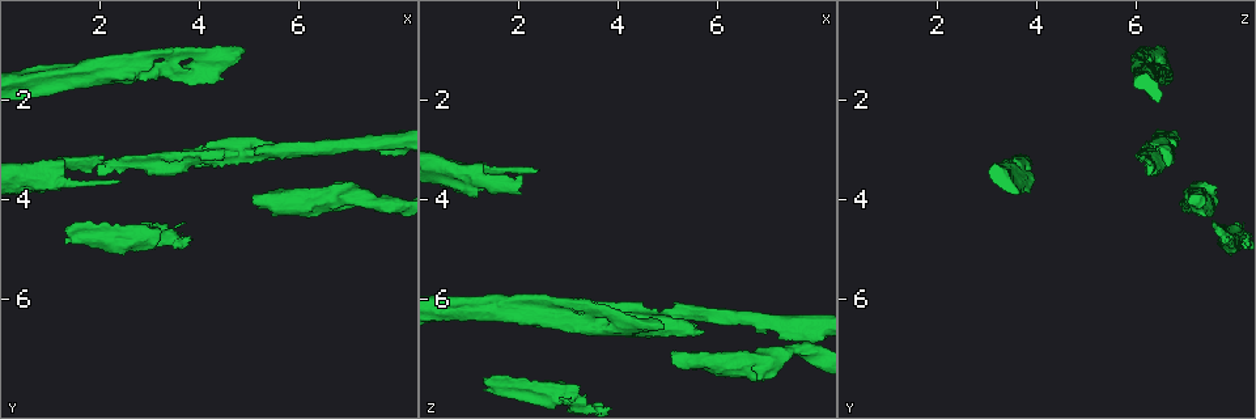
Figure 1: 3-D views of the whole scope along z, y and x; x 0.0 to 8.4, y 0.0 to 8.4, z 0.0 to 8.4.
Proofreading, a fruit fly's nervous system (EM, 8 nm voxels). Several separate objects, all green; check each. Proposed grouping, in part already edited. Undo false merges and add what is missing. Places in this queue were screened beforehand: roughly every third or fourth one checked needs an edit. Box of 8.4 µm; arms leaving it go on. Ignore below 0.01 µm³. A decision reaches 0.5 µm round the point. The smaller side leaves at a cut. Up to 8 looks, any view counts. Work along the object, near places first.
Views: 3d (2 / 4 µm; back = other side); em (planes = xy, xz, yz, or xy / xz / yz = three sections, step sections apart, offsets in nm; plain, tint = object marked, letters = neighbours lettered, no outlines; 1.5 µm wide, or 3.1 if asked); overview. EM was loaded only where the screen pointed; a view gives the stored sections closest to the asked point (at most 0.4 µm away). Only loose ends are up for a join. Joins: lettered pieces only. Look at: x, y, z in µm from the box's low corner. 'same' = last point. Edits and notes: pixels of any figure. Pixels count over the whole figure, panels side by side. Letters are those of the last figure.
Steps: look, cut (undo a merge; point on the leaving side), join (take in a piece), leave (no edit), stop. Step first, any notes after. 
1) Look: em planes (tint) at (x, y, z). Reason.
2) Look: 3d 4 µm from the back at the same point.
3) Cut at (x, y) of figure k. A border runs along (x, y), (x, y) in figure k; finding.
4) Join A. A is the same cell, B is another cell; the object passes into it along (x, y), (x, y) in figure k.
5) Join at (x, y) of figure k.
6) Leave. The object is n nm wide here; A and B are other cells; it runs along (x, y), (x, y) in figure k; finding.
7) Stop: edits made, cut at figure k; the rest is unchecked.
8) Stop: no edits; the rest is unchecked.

Look: em planes (letters) at (3.25, 0.95, 6.00). Closes a loop.

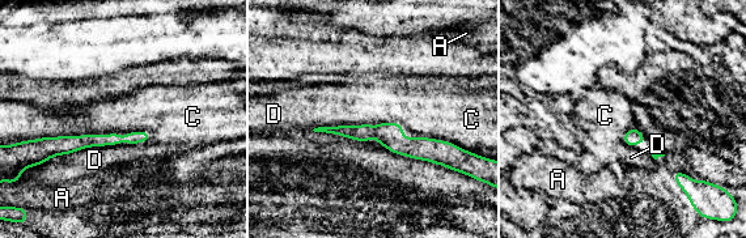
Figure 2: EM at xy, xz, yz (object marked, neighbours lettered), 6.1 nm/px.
Leave. The object is 80 nm wide here; the longest contact is with C, 460 nm; A, C and D are other cells; continuous, no second cell.

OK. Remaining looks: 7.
Look: 3d 2 µm at (5.40, 3.05, 6.60). Calibre changes.

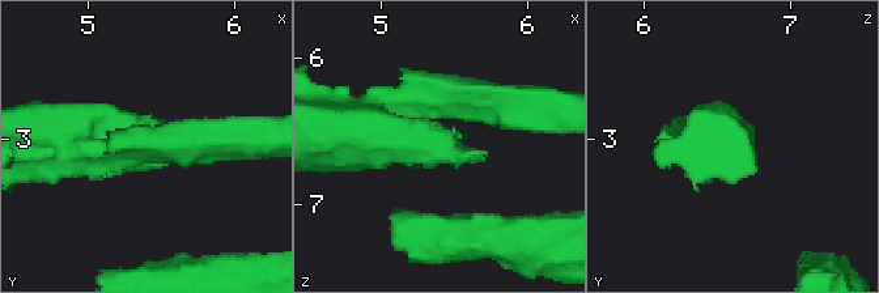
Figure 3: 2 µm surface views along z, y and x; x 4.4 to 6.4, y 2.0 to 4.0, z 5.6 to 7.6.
Look: em planes (letters) at the same point. The arms are 220, 480 nm wide; need the tissue.

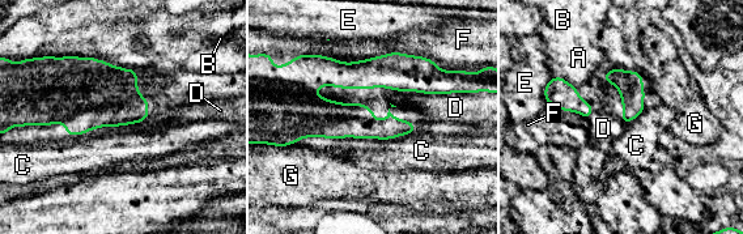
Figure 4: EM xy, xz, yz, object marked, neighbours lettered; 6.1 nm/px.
Leave. The object is 160 nm wide here; A, B, C, D, E, F and G are other cells; a border runs along (414, 90), (424, 93), (459, 93) in figure 4; continuous, no second cell.

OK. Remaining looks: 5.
Look: 3d 4 µm at (1.30, 4.70, 7.60). Free end.

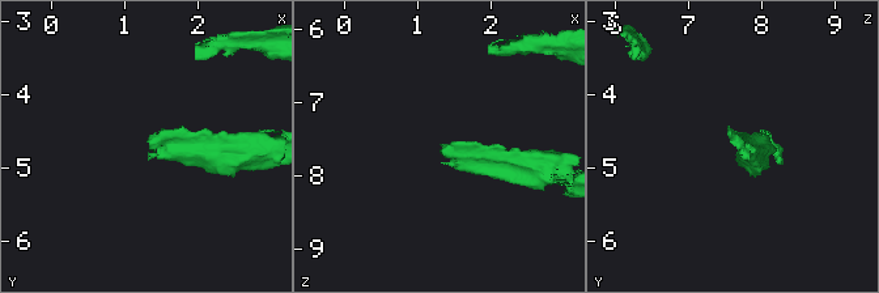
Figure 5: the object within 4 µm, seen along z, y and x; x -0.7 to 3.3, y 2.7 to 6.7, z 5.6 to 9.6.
Look: em planes (letters) at (1.35, 4.70, 7.60).

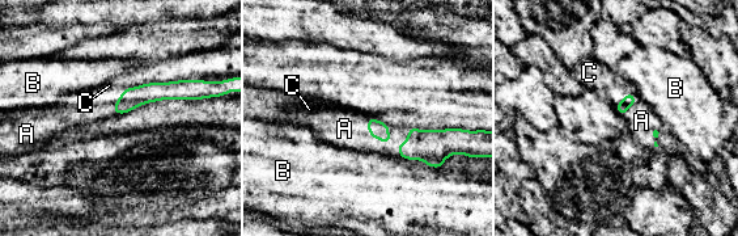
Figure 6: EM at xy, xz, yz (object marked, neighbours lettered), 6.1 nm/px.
Join A. A is the same cell, B and C are other cells; it goes on there.

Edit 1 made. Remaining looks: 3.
Stop: edits made, join at figure 6; the rest is unchecked.

